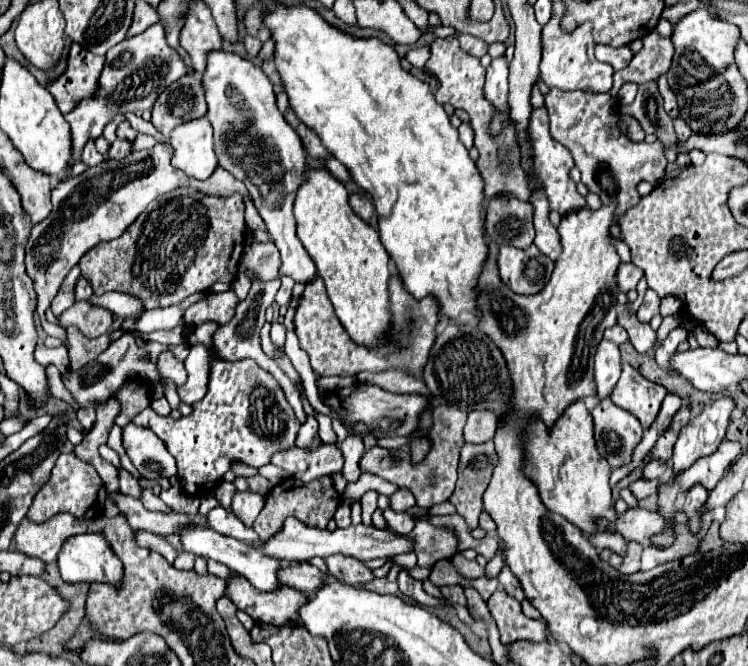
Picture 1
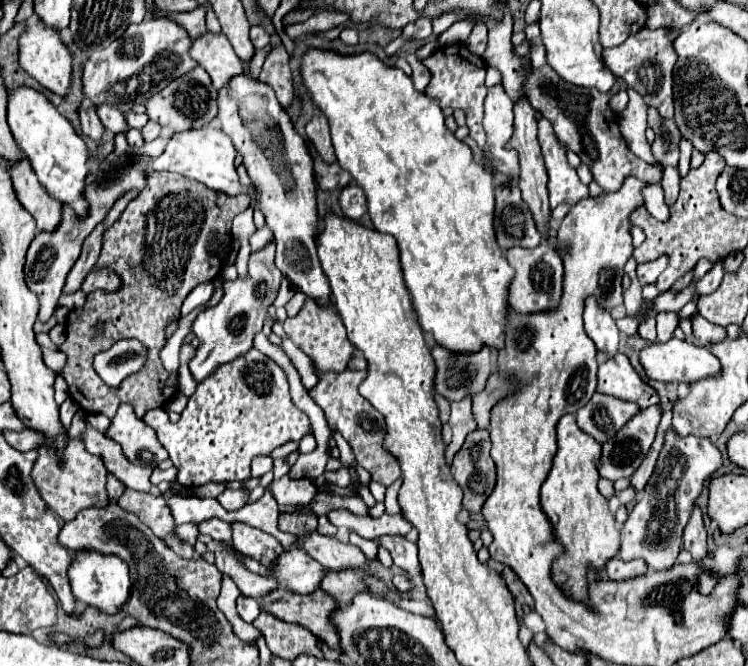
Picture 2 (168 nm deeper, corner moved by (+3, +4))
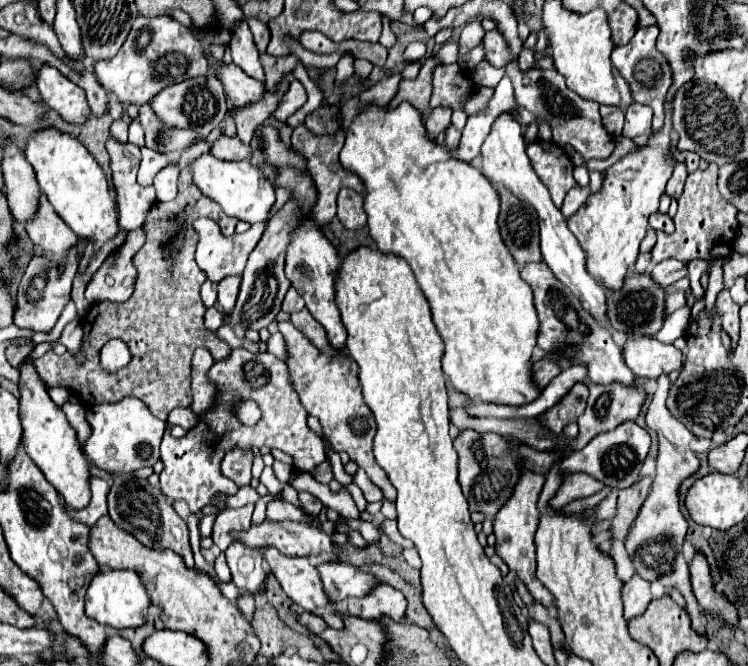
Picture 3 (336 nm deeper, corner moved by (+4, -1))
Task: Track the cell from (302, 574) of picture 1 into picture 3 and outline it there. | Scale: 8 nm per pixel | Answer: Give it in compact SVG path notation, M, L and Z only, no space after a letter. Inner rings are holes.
M381 584L373 590L373 594L365 598L347 598L347 612L355 618L365 618L365 620L381 620L381 616L389 616L391 620L403 622L405 610L407 610L407 600L405 596L391 588L389 584Z

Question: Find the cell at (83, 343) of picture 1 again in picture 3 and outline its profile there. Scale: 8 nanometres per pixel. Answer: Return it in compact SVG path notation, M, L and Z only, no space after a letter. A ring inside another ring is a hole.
M185 168L179 176L177 198L171 202L153 204L147 214L143 226L147 232L147 242L133 258L133 264L139 272L133 298L123 304L101 302L91 308L93 320L89 322L91 328L83 344L87 354L85 364L77 364L69 352L57 356L51 350L35 360L33 364L43 382L75 392L85 408L93 408L95 404L103 402L117 402L123 396L133 394L149 406L153 416L167 420L173 408L191 406L191 358L195 348L209 348L215 360L225 360L225 356L231 352L231 346L203 324L205 306L201 302L199 288L207 276L195 264L197 232L191 226L191 220L201 216L217 220L221 228L235 228L237 224L237 218L227 216L217 202L199 192L199 188L193 184L189 168ZM111 338L125 340L133 360L117 372L97 372L99 350Z

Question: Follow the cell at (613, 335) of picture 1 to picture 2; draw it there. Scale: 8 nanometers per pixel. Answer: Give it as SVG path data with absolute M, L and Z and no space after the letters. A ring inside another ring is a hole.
M630 317L616 319L616 325L618 325L618 329L620 329L624 335L634 335L636 329L638 329L638 321L636 321L636 319L630 319Z

